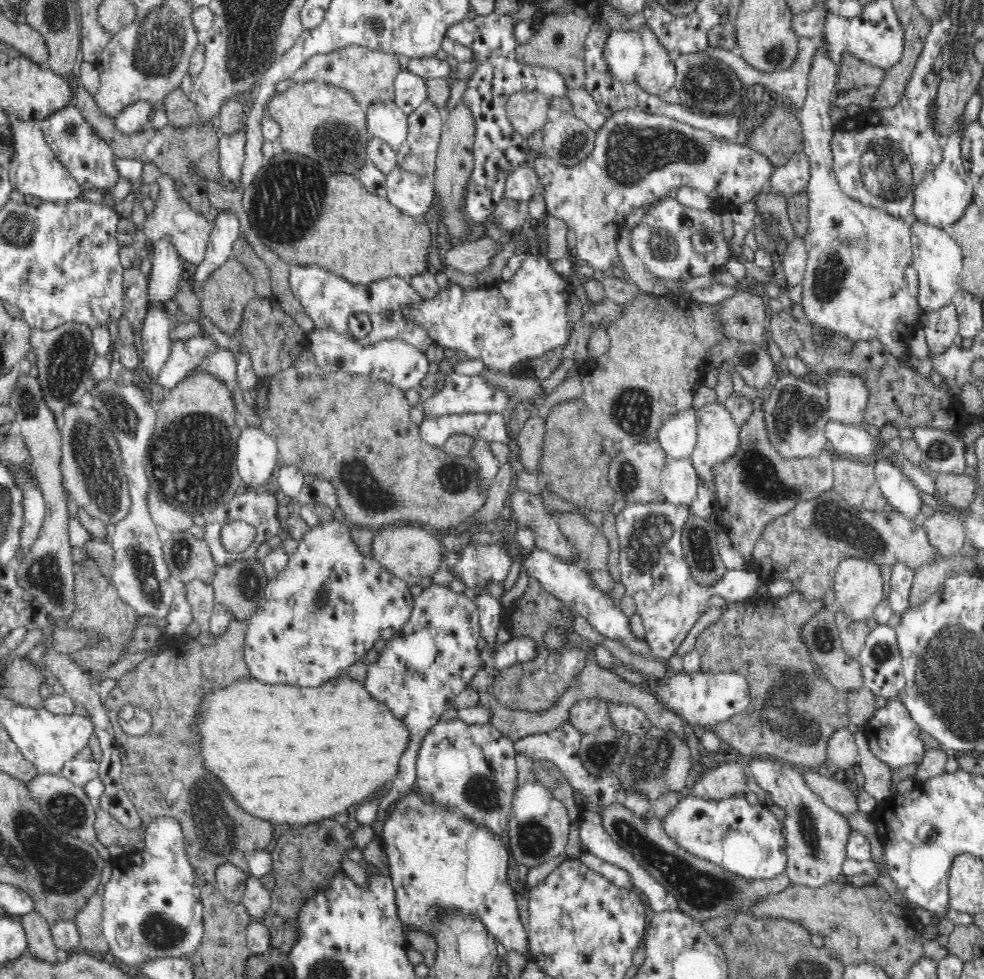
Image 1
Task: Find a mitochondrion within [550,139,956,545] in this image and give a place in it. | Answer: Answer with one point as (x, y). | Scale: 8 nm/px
(758, 474)

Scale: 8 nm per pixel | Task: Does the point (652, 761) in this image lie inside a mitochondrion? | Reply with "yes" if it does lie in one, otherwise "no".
yes

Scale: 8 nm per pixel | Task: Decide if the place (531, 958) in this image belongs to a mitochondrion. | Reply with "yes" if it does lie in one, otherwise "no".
no

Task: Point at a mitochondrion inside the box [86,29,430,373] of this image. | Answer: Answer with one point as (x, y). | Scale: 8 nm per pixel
(293, 187)

